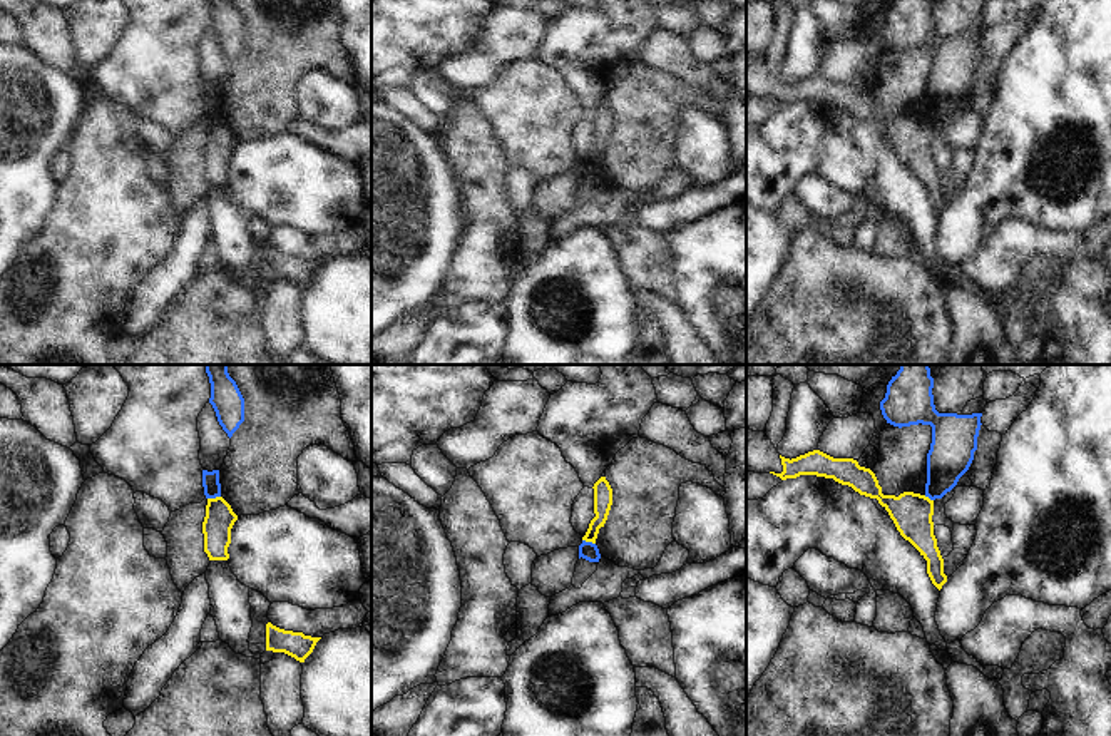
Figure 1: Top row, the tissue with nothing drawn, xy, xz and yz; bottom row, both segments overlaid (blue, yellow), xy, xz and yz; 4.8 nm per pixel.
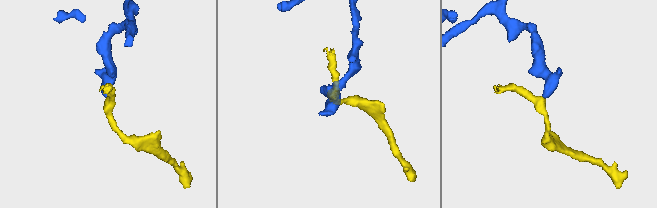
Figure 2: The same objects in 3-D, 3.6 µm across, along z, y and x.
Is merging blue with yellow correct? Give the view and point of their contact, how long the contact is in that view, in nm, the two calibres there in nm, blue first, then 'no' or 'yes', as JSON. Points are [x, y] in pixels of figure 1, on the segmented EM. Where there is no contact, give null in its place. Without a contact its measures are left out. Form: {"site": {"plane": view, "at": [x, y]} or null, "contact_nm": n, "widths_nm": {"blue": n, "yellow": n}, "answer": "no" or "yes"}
{"site": {"plane": "xy", "at": [213, 497]}, "contact_nm": 70, "widths_nm": {"blue": 80, "yellow": 140}, "answer": "no"}

